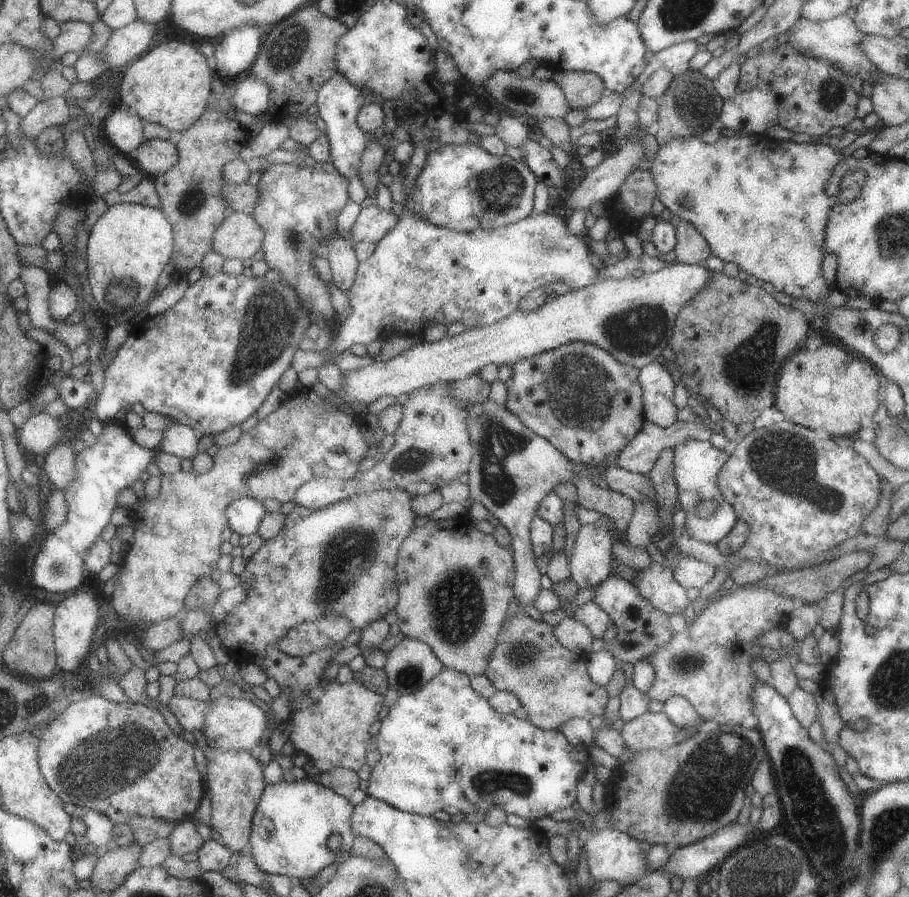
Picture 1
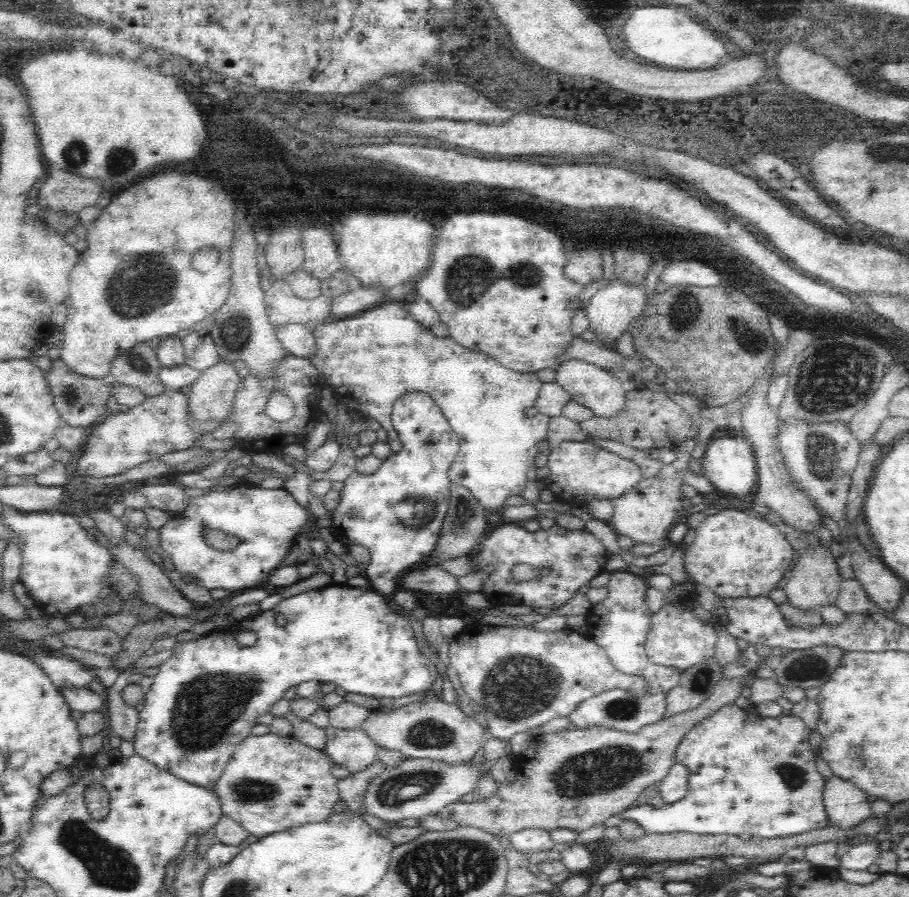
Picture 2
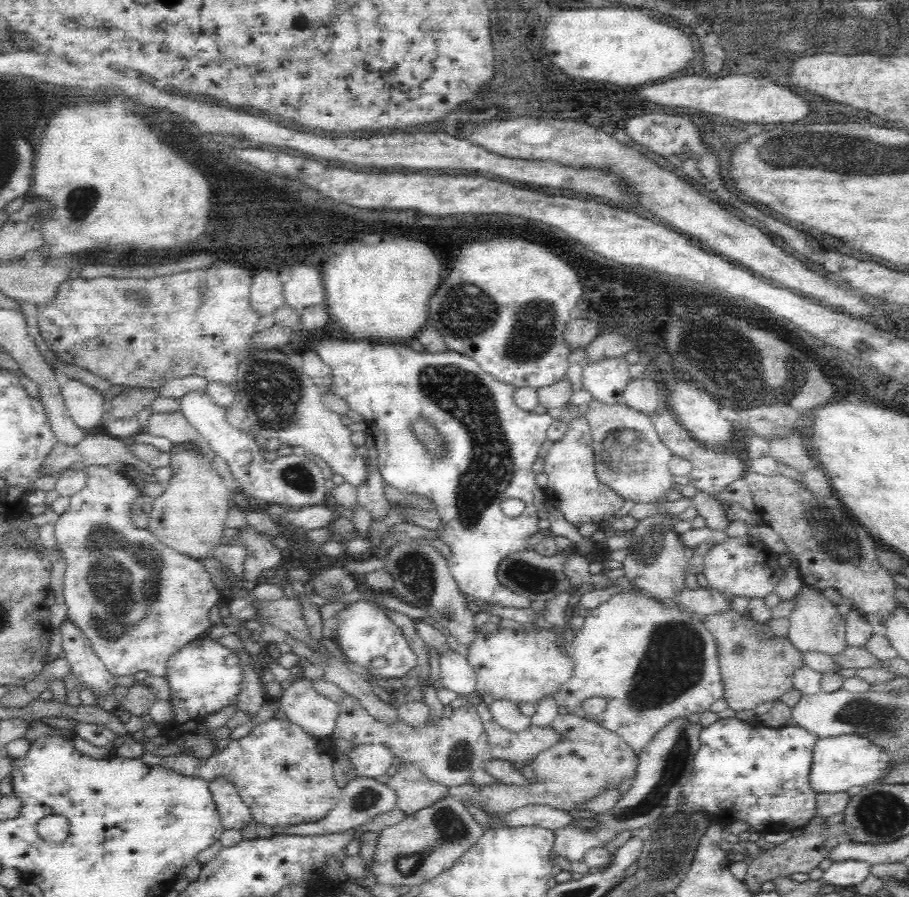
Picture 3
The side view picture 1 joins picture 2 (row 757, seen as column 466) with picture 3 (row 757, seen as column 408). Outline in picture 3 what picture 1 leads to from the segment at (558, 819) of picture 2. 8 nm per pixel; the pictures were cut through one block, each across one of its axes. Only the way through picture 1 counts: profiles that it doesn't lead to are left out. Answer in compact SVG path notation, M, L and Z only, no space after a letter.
M594 697L582 703L586 717L576 714L562 714L549 725L557 735L558 742L548 746L532 758L532 772L536 782L525 780L522 785L508 785L499 782L495 786L464 784L450 789L449 796L456 801L469 803L480 808L491 817L504 818L506 815L527 806L546 806L569 812L586 805L605 791L618 789L626 781L634 784L638 766L637 752L628 746L618 734L606 730L598 723L597 717L606 710L608 701Z

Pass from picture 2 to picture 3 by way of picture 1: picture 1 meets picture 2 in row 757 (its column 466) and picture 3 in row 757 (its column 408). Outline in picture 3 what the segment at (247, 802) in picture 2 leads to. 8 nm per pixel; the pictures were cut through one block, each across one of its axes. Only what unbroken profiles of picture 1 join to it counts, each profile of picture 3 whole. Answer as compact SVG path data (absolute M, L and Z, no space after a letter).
M270 720L256 726L248 736L231 741L220 752L210 758L200 760L188 755L160 756L159 765L168 770L189 777L200 778L205 782L226 780L237 791L239 798L250 809L253 822L280 830L299 824L310 824L324 818L338 803L341 789L337 786L332 774L334 758L320 748L318 738L304 732L288 720Z

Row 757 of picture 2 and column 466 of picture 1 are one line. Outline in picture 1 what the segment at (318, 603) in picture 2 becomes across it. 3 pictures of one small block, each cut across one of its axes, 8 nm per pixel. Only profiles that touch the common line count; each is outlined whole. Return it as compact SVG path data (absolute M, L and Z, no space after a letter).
M469 142L447 144L426 154L421 172L405 196L405 208L417 218L453 232L494 229L531 214L537 182L521 158L493 156Z

